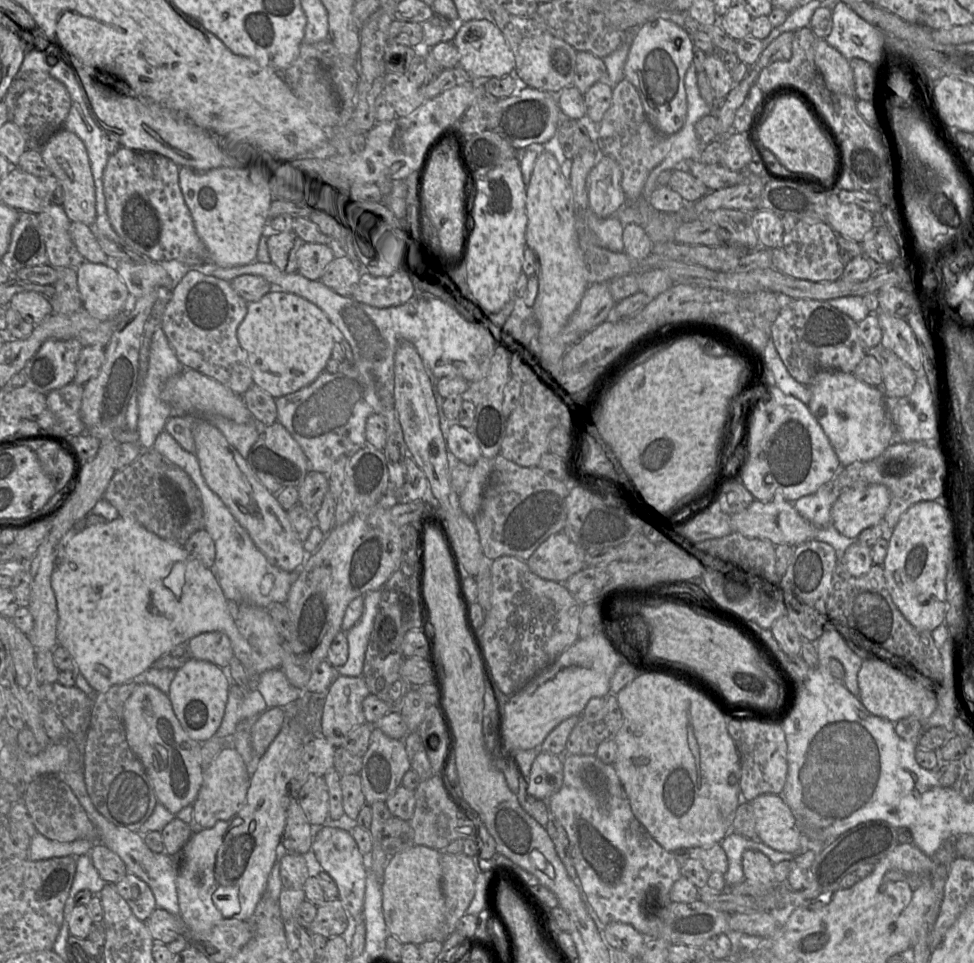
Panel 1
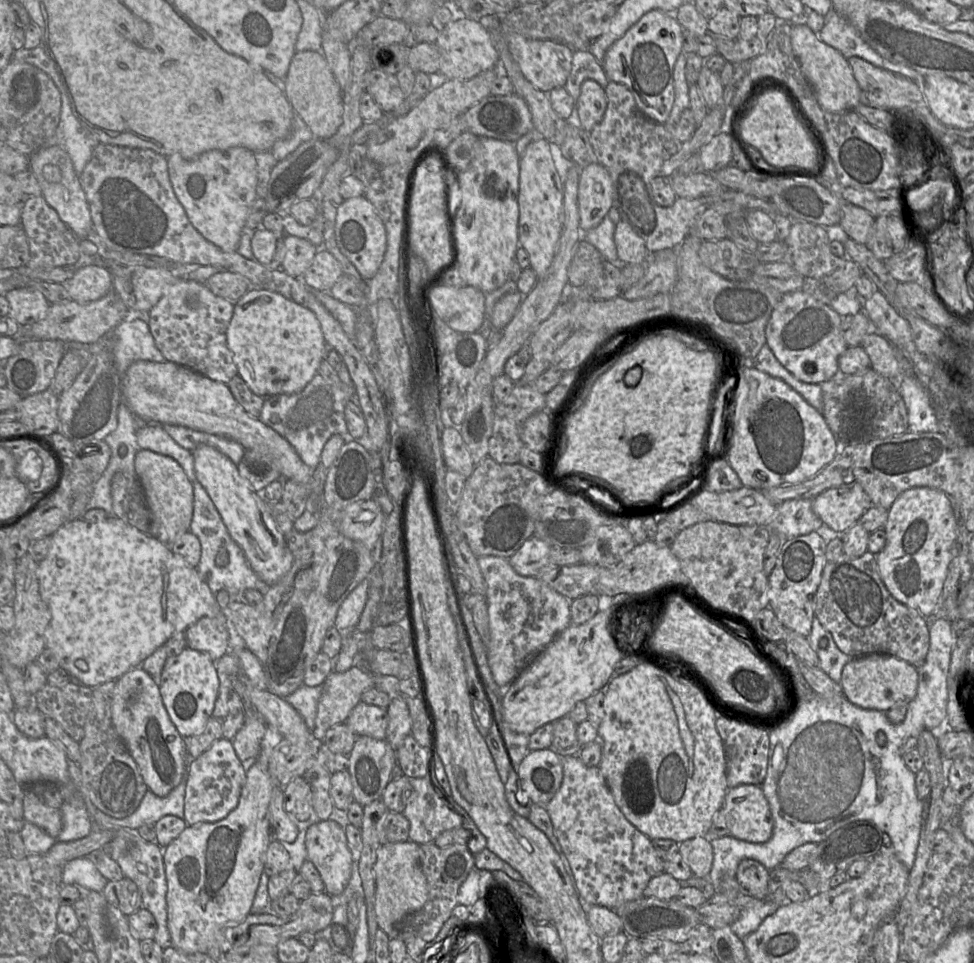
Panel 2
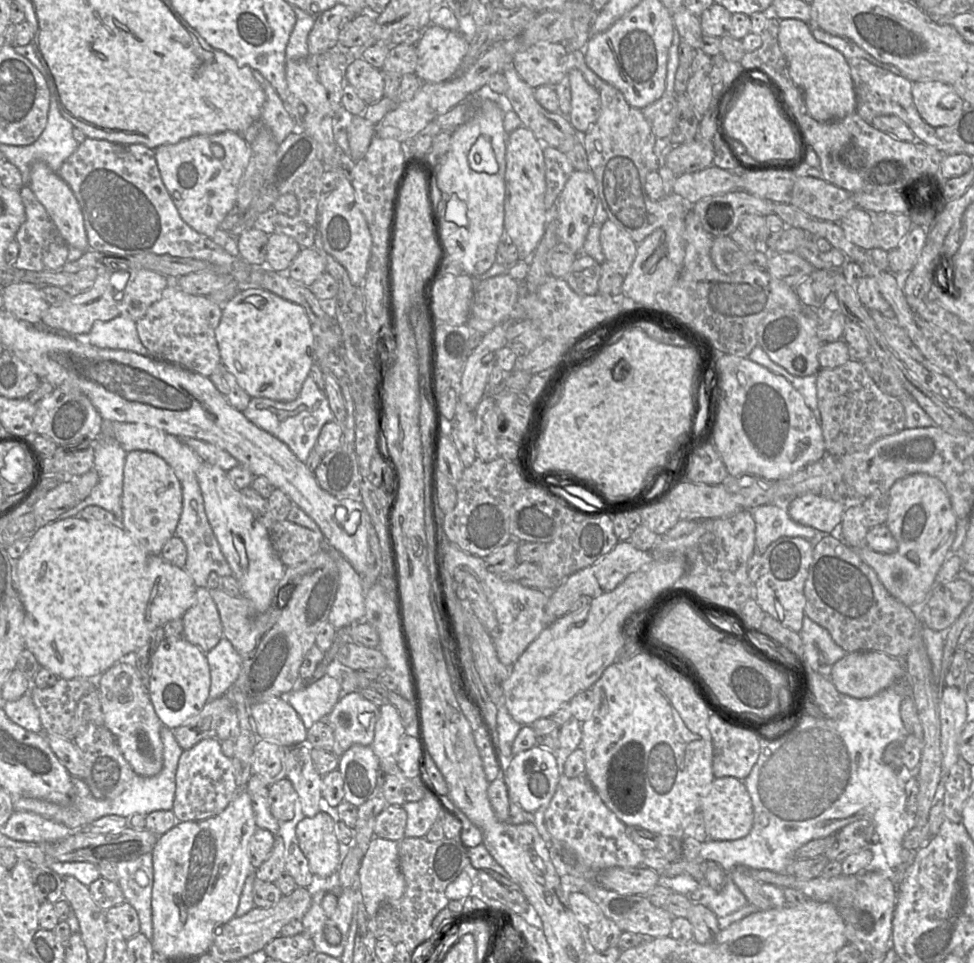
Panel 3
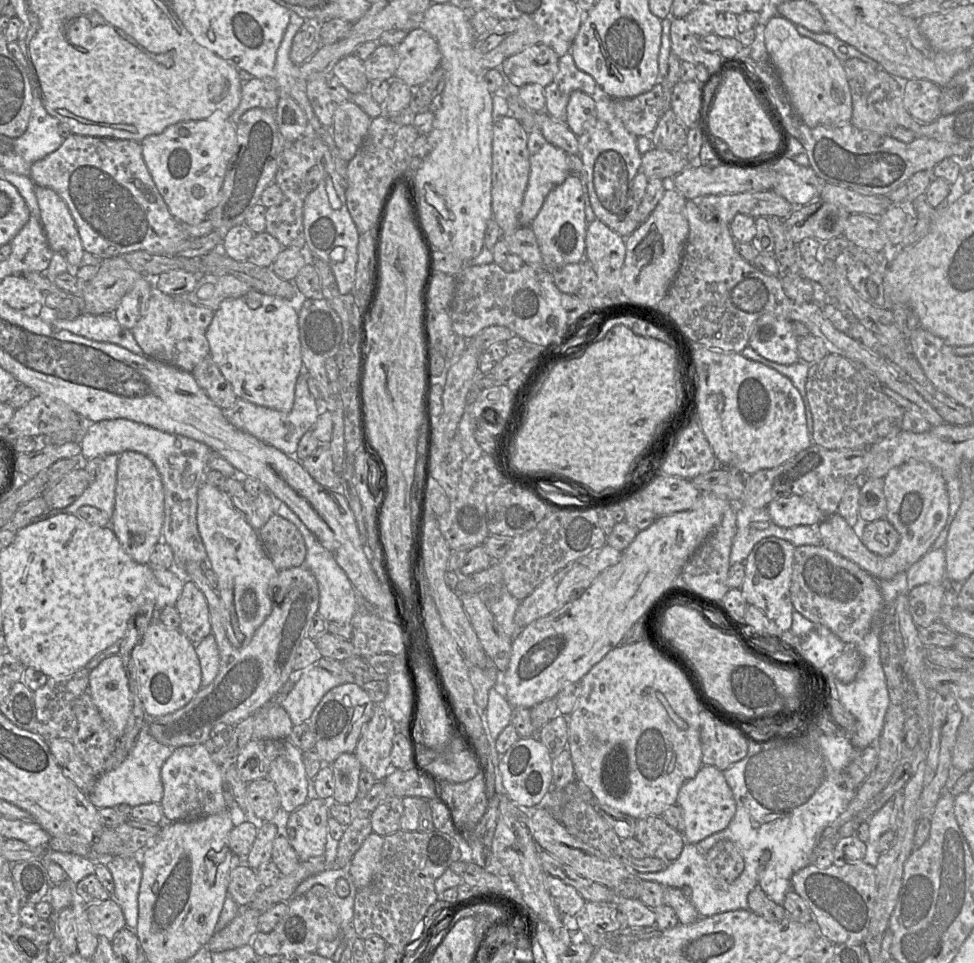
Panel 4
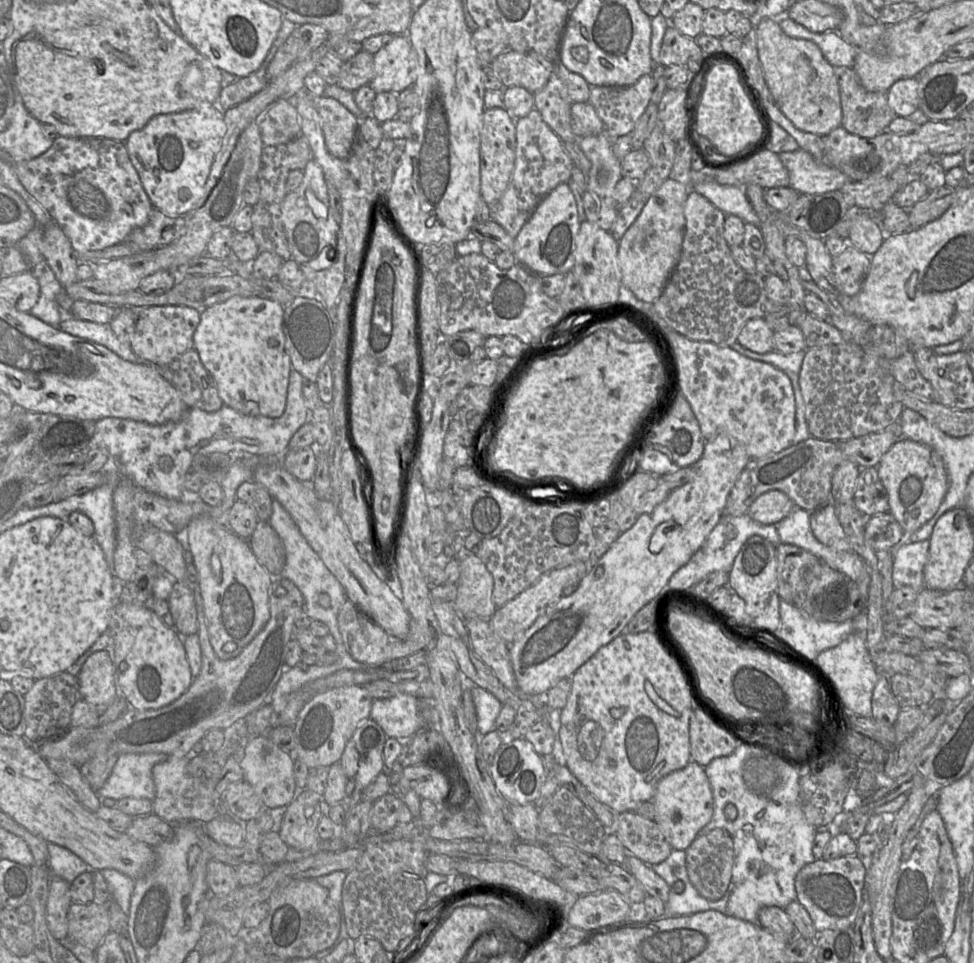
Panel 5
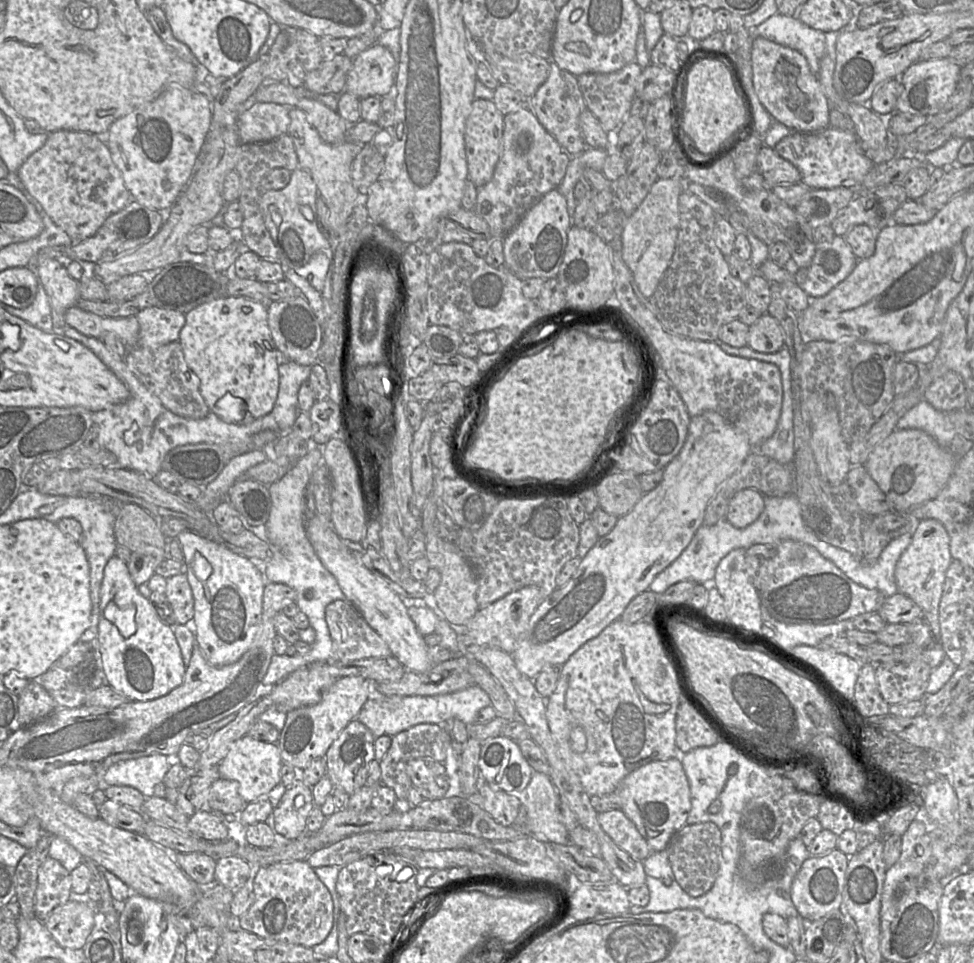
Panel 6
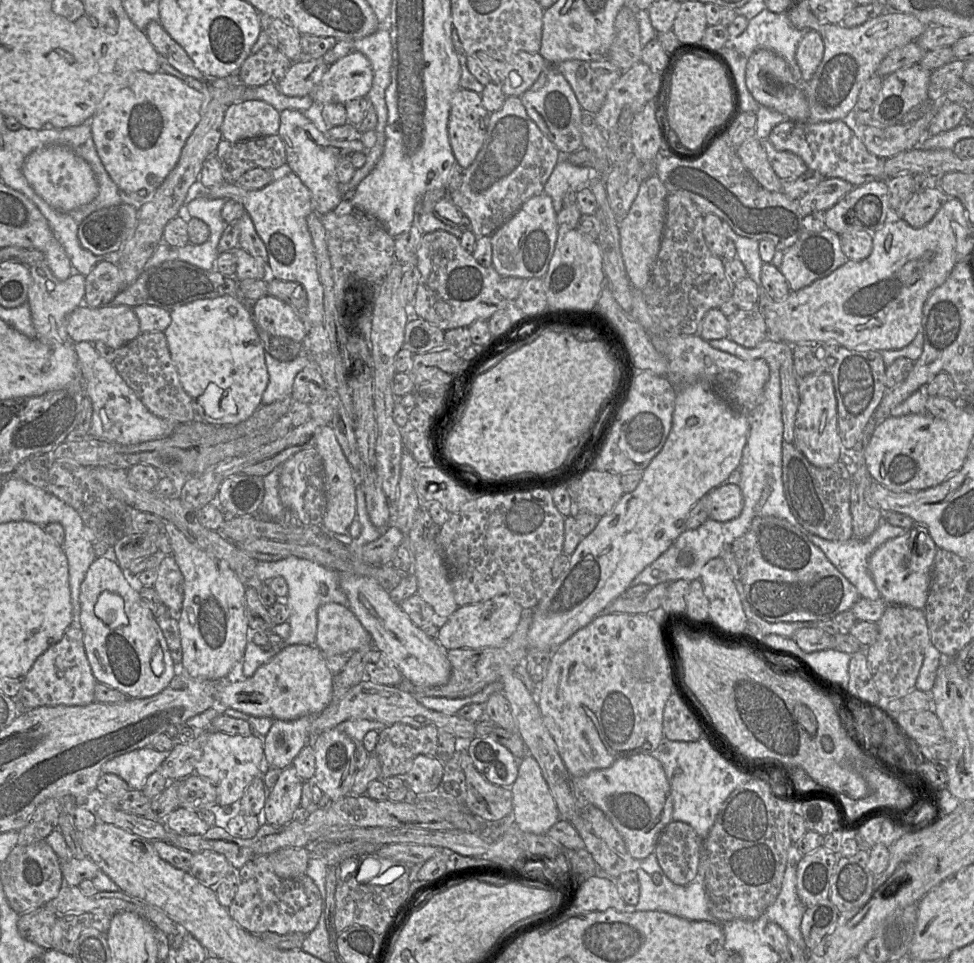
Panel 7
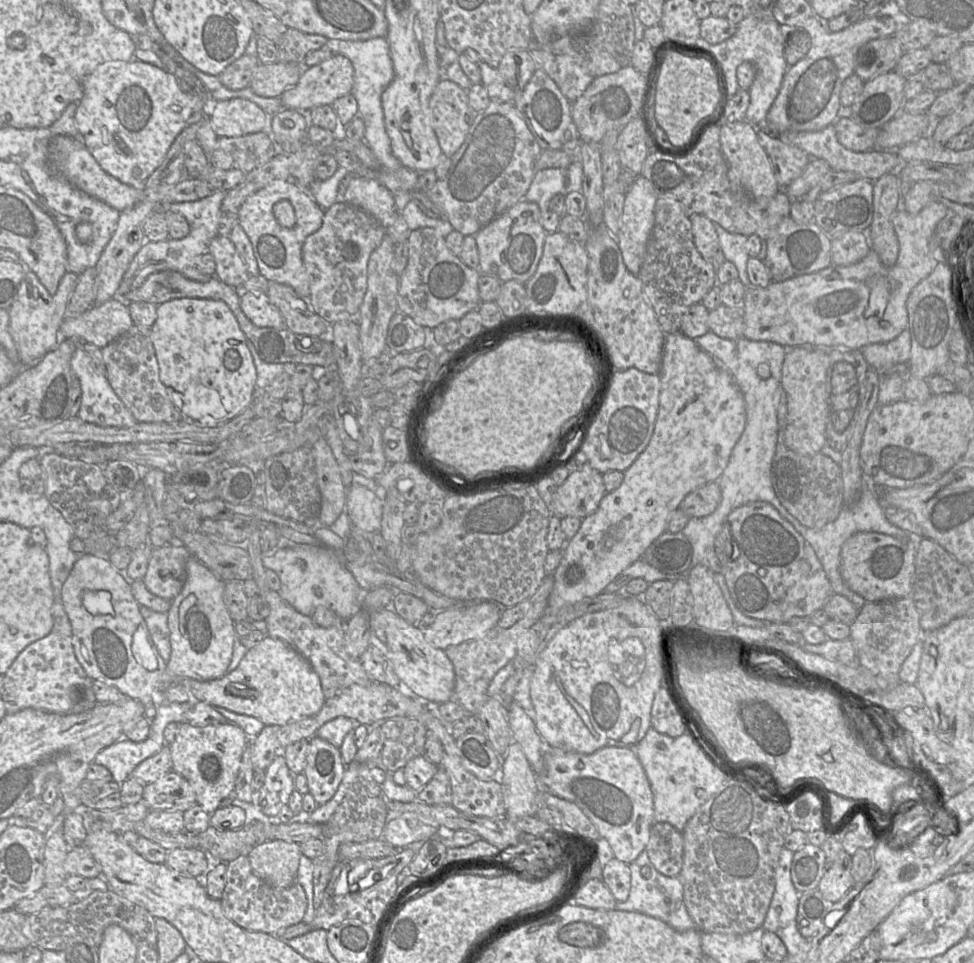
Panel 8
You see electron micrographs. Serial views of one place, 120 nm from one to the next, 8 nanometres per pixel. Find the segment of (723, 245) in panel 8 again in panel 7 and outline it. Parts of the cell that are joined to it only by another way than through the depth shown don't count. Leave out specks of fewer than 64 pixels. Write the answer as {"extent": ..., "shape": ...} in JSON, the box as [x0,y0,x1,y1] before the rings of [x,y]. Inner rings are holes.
{"extent":[722,221,763,286],"shape":[[[724,221],[722,226],[727,237],[735,244],[737,258],[743,263],[748,277],[761,286],[760,274],[763,262],[759,255],[759,241],[738,235]]]}

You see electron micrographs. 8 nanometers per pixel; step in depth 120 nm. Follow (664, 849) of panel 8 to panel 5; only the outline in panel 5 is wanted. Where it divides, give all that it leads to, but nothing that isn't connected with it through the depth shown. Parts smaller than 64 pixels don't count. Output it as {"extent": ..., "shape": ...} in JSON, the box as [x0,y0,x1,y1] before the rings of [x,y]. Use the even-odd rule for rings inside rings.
{"extent":[686,828,735,899],"shape":[[[721,828],[696,836],[686,852],[686,870],[690,883],[704,898],[721,899],[729,888],[735,860],[734,843],[730,834]]]}

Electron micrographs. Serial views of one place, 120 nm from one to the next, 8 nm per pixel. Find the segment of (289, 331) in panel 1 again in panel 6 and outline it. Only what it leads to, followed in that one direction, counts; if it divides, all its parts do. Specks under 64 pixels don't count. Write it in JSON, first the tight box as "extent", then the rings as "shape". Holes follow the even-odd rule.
{"extent":[179,296,289,423],"shape":[[[223,296],[185,313],[179,340],[185,361],[200,380],[200,393],[211,413],[227,423],[248,423],[270,413],[279,391],[279,364],[289,361],[281,355],[273,340],[267,303],[245,297]]]}

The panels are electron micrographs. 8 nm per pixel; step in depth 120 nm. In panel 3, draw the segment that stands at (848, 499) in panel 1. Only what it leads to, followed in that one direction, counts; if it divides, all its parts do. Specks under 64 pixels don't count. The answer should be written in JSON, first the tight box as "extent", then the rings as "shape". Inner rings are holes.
{"extent":[787,493,846,534],"shape":[[[811,493],[788,499],[787,508],[795,522],[828,534],[841,526],[846,509],[841,501]]]}

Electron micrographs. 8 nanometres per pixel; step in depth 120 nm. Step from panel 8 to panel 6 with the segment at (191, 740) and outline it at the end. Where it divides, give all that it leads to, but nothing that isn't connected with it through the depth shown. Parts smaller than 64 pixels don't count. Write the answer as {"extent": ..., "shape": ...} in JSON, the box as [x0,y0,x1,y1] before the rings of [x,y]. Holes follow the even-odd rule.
{"extent":[217,735,283,803],"shape":[[[245,735],[232,744],[217,767],[220,778],[235,782],[239,794],[249,803],[259,798],[267,798],[269,792],[281,783],[280,771],[283,765],[277,744],[262,742]]]}

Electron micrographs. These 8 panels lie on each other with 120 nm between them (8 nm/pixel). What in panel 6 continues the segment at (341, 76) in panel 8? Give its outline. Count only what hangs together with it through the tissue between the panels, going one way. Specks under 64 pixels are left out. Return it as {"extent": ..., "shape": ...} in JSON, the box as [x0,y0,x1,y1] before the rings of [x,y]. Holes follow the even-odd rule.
{"extent":[345,44,397,99],"shape":[[[374,44],[352,60],[345,92],[362,99],[370,96],[384,97],[395,91],[397,61],[391,52]]]}

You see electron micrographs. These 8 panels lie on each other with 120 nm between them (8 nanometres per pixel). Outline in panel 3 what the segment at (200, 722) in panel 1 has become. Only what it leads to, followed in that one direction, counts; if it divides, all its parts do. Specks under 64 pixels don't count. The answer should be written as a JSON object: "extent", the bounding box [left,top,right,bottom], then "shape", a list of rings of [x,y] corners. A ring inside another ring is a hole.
{"extent":[150,637,211,730],"shape":[[[165,637],[151,656],[150,700],[162,725],[171,730],[197,715],[208,702],[211,676],[205,654],[186,638]]]}

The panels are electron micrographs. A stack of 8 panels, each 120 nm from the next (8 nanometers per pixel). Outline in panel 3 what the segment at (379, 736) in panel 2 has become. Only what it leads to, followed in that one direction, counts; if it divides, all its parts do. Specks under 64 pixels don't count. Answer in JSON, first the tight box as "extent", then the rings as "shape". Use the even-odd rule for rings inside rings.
{"extent":[324,691,380,757],"shape":[[[359,691],[343,693],[324,720],[332,729],[335,745],[332,753],[340,757],[354,745],[370,746],[374,740],[375,725],[380,717],[379,707],[365,699]]]}

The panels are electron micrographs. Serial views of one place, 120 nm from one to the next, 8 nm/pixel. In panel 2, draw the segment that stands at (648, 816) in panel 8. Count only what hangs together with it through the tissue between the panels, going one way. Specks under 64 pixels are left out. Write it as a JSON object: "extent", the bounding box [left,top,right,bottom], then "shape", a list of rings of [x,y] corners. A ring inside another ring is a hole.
{"extent":[722,784,773,843],"shape":[[[741,784],[729,788],[722,808],[729,836],[751,843],[764,843],[771,838],[773,819],[760,786]]]}

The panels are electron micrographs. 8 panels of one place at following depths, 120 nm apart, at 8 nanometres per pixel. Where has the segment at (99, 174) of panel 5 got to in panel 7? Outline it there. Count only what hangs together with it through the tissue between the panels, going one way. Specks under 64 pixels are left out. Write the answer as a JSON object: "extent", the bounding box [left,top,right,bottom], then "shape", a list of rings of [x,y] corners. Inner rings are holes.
{"extent":[22,145,98,212],"shape":[[[52,145],[35,150],[26,158],[22,173],[45,202],[64,212],[89,203],[98,193],[98,184],[89,164],[66,146]]]}

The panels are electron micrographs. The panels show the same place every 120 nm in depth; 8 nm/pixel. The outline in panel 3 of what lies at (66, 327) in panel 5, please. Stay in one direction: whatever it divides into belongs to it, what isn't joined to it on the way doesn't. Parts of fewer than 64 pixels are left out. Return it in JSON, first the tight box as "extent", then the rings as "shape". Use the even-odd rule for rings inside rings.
{"extent":[38,315,152,357],"shape":[[[121,315],[109,321],[94,322],[91,330],[86,334],[72,334],[62,329],[52,328],[42,320],[38,323],[46,333],[70,338],[81,344],[102,349],[132,351],[142,356],[152,357],[139,339],[136,322]]]}

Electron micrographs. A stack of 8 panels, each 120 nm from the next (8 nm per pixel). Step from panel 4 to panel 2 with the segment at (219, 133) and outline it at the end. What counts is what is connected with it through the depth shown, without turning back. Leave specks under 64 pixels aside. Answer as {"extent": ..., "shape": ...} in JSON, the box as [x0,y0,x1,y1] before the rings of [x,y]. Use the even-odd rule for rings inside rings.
{"extent":[167,147,258,252],"shape":[[[233,147],[225,151],[210,150],[194,159],[173,154],[167,157],[167,162],[173,191],[194,228],[224,252],[237,252],[247,217],[257,199],[258,170],[254,152],[245,147]]]}

